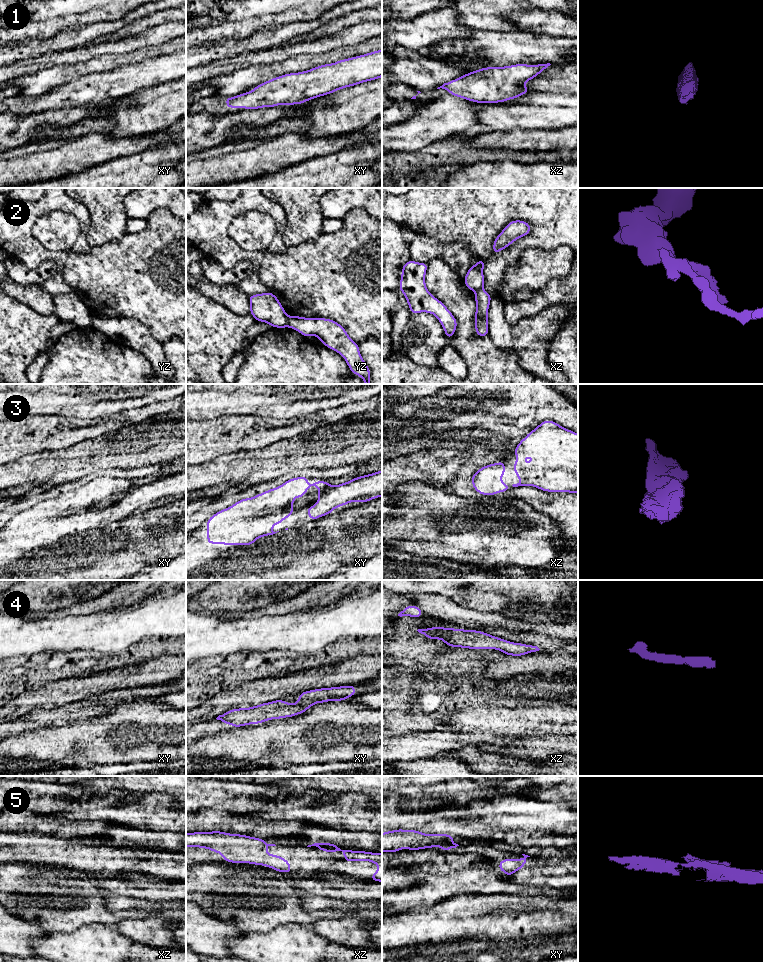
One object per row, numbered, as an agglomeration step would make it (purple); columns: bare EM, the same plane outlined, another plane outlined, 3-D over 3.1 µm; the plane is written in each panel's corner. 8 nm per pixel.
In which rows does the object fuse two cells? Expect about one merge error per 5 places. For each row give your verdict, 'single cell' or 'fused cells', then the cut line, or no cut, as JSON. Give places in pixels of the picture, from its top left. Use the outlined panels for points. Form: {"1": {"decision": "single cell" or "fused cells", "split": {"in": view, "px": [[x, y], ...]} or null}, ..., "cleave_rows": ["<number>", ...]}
{"1": {"decision": "single cell", "split": null}, "2": {"decision": "fused cells", "split": {"in": "yz", "px": [[287, 316], [288, 325]]}}, "3": {"decision": "single cell", "split": null}, "4": {"decision": "single cell", "split": null}, "5": {"decision": "single cell", "split": null}, "cleave_rows": ["2"]}

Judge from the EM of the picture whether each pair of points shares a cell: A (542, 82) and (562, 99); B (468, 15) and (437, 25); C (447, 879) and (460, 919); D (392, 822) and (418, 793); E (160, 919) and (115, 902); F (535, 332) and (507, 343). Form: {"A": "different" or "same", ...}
{"A": "different", "B": "different", "C": "different", "D": "different", "E": "same", "F": "same"}

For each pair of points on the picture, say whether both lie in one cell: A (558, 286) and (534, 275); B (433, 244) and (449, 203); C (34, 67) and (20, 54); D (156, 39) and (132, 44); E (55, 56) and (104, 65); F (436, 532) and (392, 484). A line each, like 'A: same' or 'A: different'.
A: different
B: different
C: different
D: same
E: different
F: different

